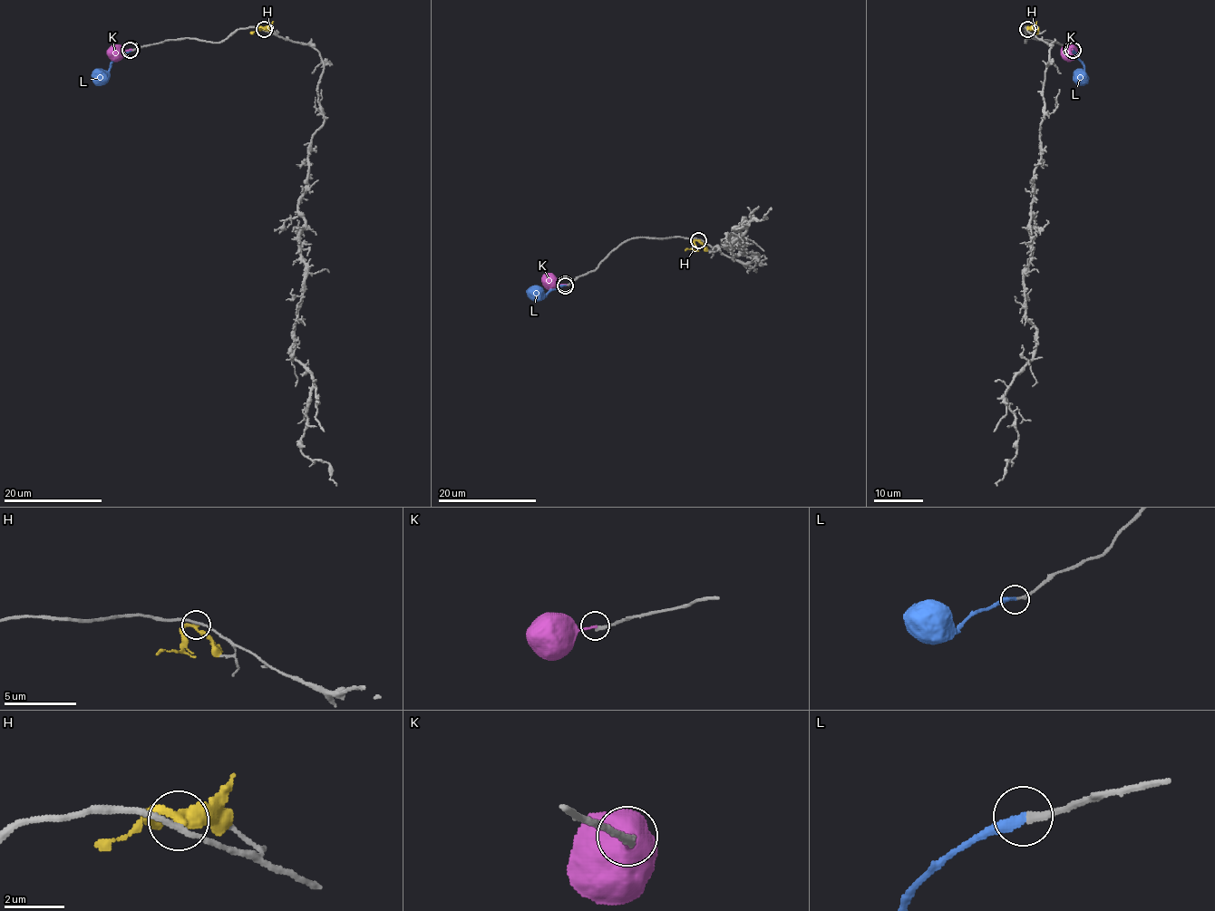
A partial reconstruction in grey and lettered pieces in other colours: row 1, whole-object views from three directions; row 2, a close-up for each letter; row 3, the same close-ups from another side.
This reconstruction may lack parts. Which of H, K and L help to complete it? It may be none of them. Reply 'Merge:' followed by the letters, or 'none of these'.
Merge: L

